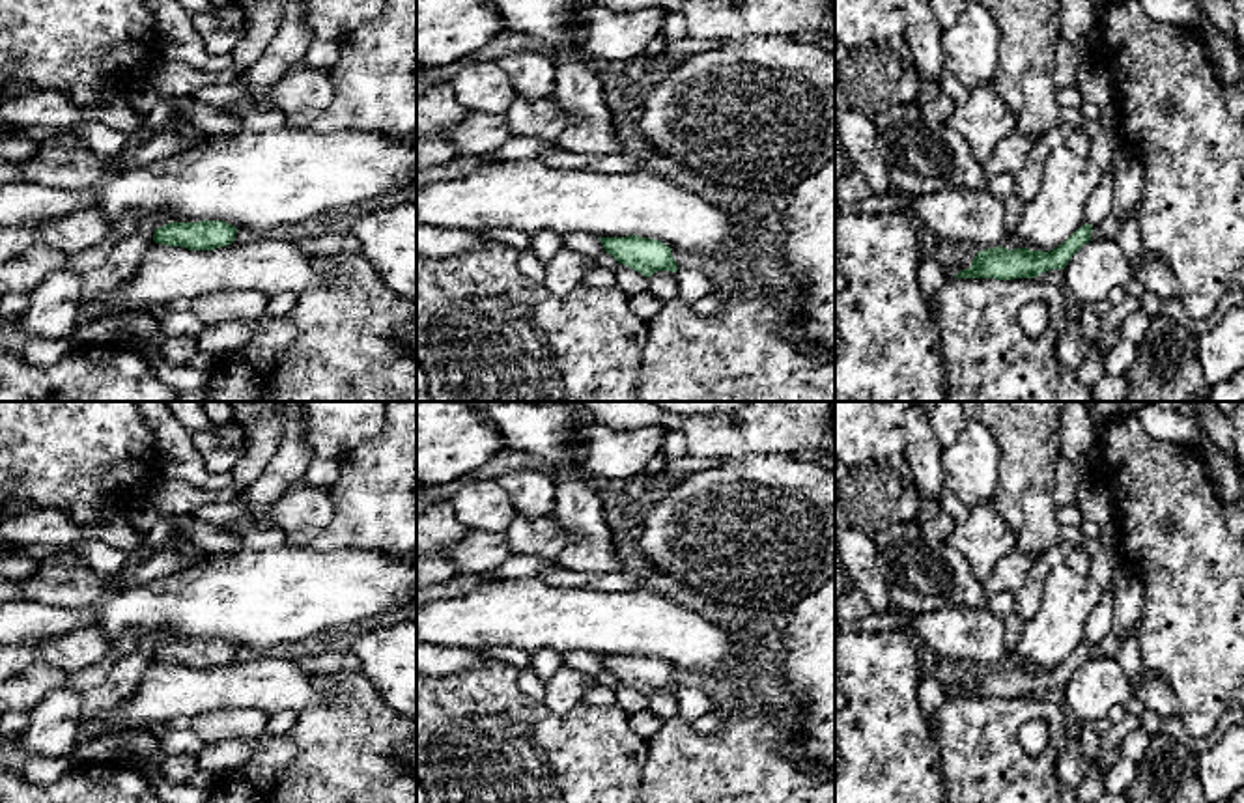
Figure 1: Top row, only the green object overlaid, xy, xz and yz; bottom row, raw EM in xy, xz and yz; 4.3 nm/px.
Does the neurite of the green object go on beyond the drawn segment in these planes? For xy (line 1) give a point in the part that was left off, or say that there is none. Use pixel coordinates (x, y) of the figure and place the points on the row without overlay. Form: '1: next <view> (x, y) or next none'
1: next none

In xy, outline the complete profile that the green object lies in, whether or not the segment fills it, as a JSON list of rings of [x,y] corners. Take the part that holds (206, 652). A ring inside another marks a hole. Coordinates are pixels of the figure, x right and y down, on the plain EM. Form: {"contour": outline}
{"contour": [[[222,639],[170,641],[155,648],[153,659],[189,669],[213,669],[233,661],[237,646]]]}

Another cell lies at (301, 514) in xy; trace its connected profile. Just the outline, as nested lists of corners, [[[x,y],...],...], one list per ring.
[[[304,484],[288,491],[271,515],[275,528],[282,530],[293,547],[310,547],[332,519],[332,500],[327,487]]]

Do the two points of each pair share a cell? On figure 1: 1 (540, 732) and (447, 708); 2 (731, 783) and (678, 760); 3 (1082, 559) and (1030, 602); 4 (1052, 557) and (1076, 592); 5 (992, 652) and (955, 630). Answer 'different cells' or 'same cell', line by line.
1: same cell
2: same cell
3: same cell
4: different cells
5: same cell

